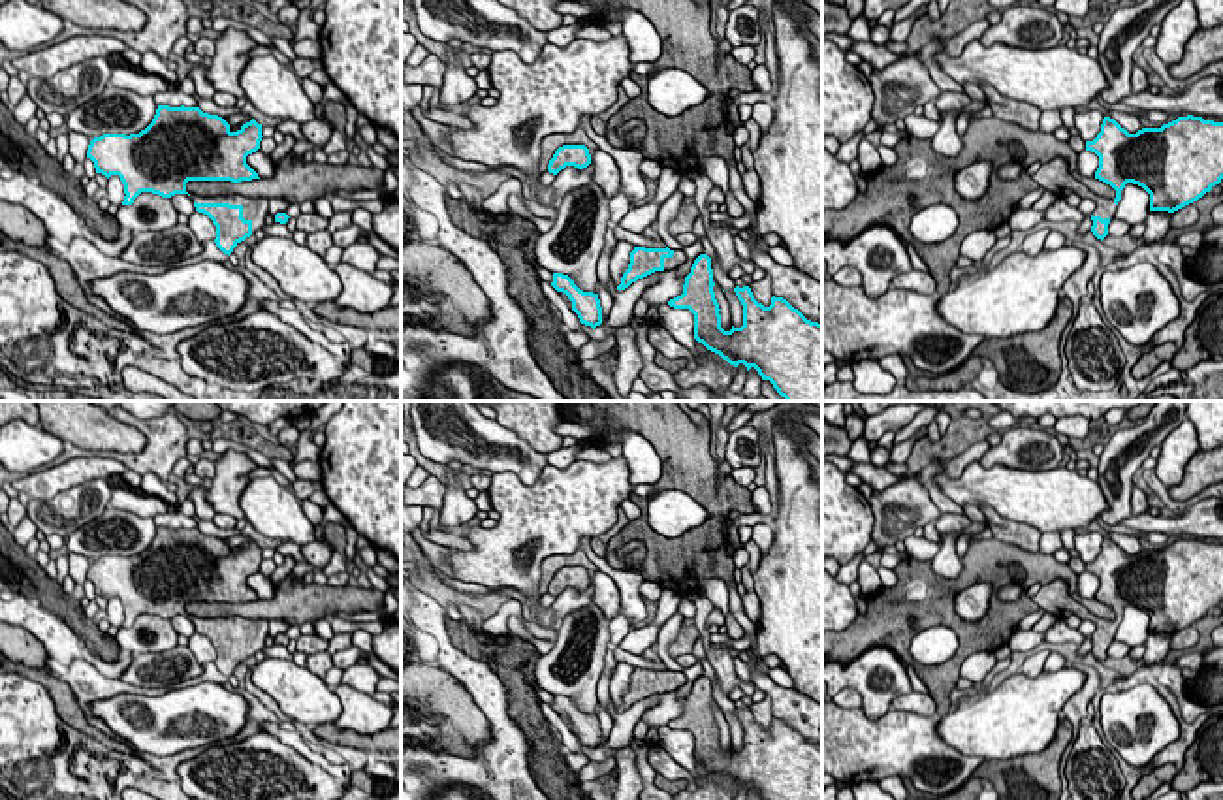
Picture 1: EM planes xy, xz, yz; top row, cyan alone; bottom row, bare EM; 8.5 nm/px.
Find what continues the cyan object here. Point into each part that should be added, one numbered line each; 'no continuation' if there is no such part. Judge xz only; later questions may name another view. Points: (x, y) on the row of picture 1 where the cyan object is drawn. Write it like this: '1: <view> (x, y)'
1: xz (680, 256)

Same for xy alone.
1: xy (254, 209)

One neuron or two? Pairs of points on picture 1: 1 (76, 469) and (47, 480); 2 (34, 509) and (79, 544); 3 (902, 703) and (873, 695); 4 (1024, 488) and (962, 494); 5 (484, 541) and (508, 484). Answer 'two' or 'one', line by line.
1: one
2: two
3: two
4: one
5: one

